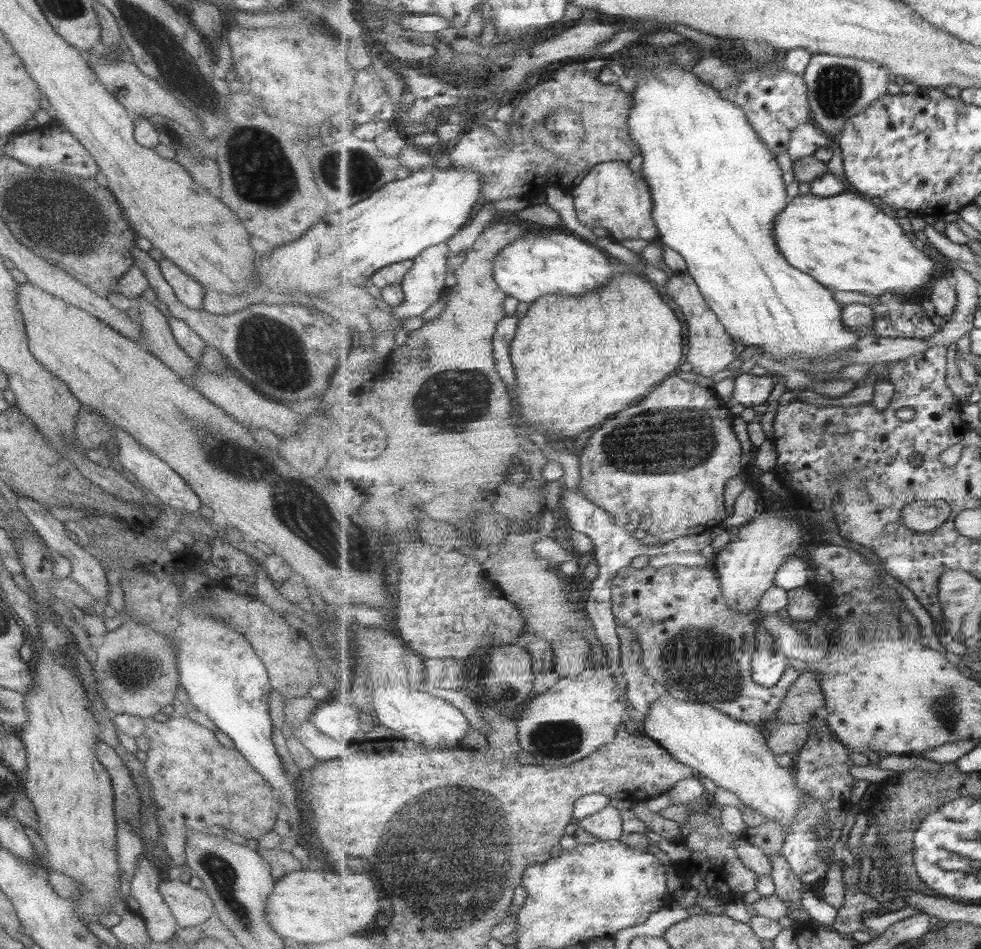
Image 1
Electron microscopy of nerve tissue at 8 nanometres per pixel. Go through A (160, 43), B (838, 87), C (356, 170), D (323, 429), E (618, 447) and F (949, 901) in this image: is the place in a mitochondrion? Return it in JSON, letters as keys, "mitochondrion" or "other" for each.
{"A":"mitochondrion","B":"mitochondrion","C":"mitochondrion","D":"other","E":"mitochondrion","F":"other"}

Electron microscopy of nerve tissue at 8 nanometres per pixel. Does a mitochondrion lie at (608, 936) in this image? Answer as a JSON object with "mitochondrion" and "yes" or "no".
{"mitochondrion":"no"}

